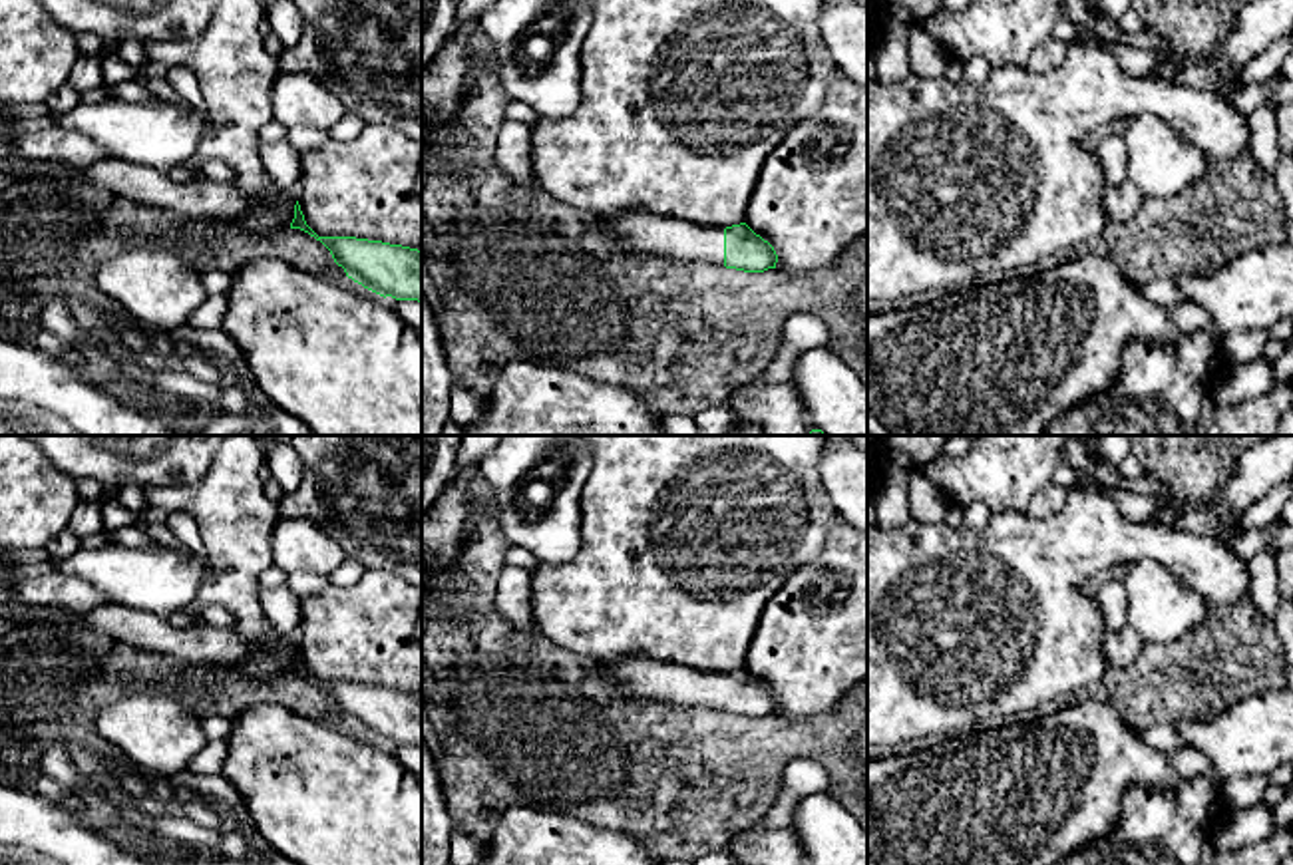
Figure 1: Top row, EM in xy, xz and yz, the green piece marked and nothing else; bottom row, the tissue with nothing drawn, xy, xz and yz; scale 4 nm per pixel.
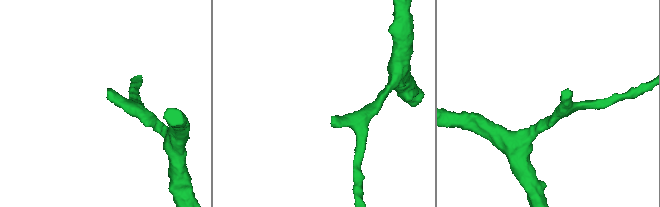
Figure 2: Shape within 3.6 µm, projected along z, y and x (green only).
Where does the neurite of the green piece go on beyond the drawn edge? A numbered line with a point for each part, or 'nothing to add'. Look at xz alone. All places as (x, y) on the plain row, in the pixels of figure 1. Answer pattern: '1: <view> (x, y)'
1: xz (639, 675)

